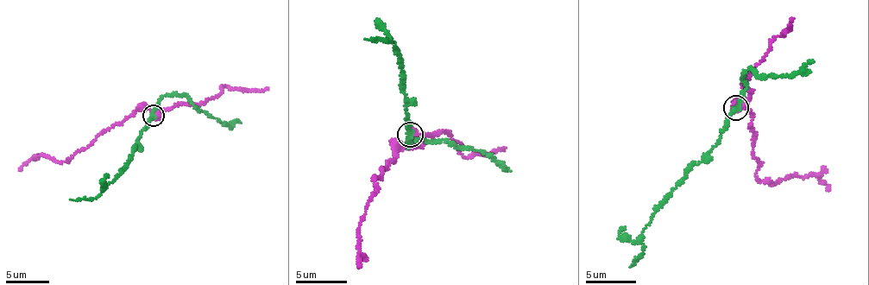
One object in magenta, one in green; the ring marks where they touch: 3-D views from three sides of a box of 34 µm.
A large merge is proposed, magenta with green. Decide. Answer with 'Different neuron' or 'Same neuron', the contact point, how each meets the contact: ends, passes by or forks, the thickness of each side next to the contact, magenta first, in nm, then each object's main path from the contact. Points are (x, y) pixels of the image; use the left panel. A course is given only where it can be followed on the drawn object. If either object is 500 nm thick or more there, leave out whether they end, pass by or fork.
Different neuron. Place: (154, 115). Thickness 700 nm (magenta) against 280 nm. Course of magenta: (154, 115), (150, 110), (142, 108), (65, 161), (58, 162), (42, 155), (26, 163), (19, 170). Course of green: (154, 115), (140, 137), (131, 159), (105, 189), (94, 198), (70, 199)

